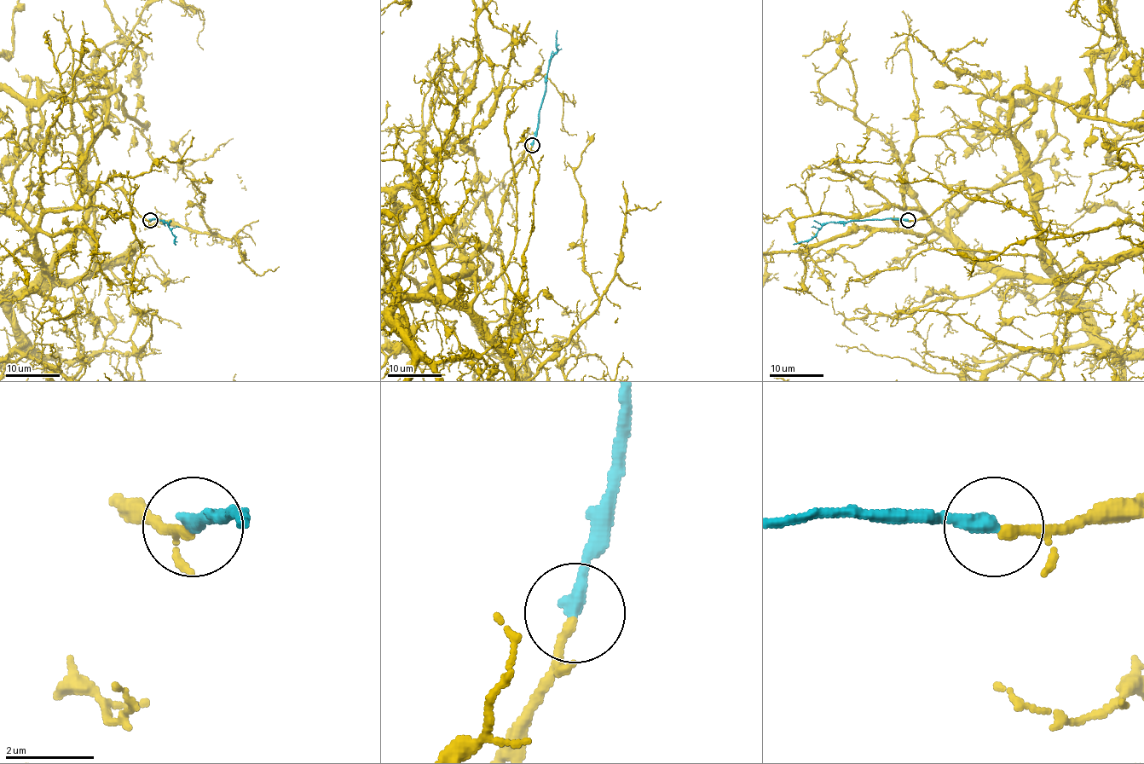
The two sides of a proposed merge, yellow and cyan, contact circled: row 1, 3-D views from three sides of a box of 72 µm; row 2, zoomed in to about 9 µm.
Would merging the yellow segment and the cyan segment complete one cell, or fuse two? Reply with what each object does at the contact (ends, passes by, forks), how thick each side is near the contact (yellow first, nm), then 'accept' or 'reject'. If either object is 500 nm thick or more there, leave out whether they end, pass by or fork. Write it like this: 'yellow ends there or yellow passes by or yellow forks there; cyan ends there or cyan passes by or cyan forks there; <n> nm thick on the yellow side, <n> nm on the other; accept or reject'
yellow passes by; cyan ends there; 160 nm thick on the yellow side, 320 nm on the other; accept

